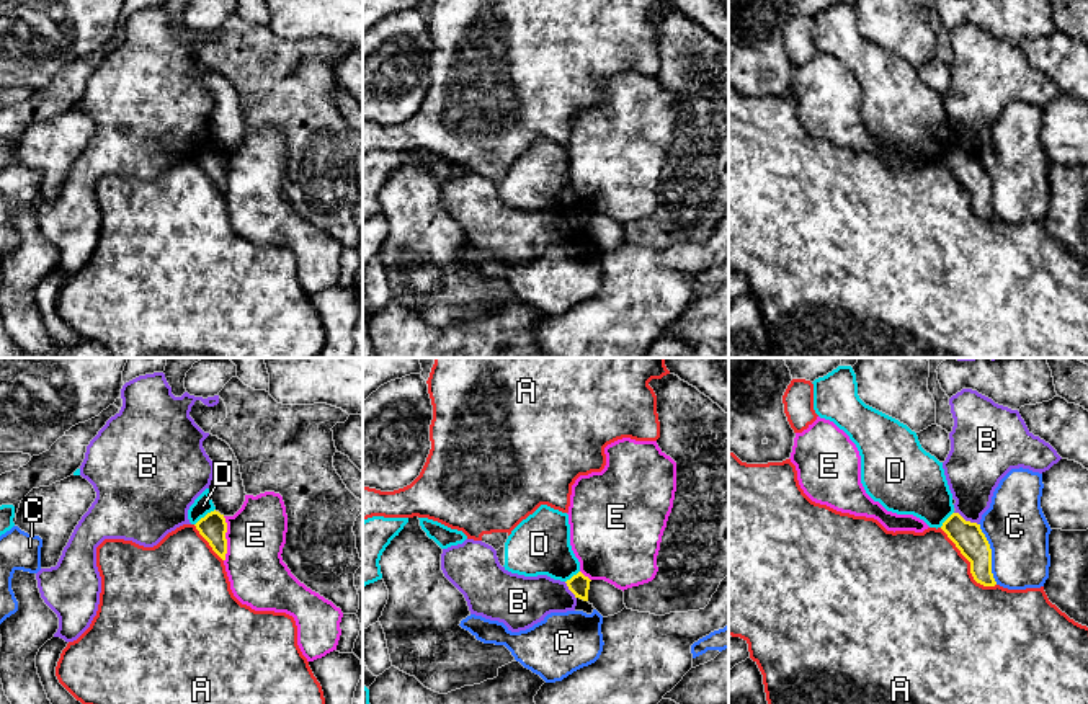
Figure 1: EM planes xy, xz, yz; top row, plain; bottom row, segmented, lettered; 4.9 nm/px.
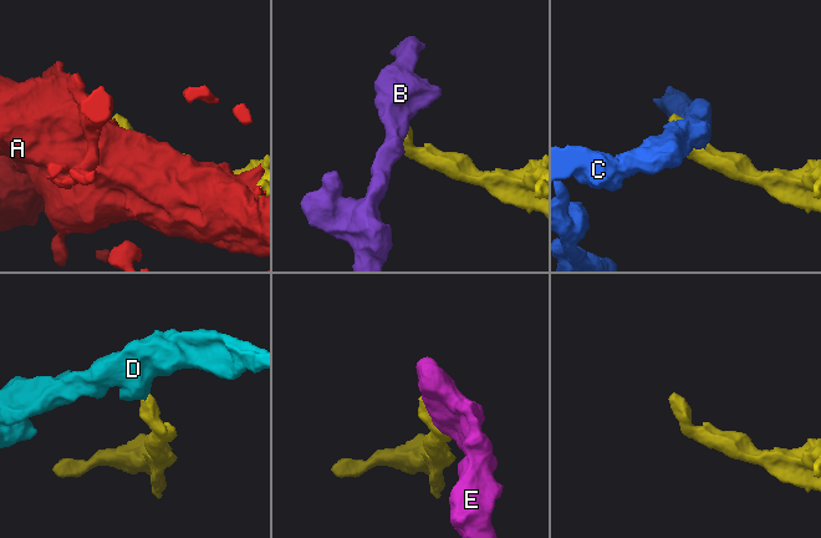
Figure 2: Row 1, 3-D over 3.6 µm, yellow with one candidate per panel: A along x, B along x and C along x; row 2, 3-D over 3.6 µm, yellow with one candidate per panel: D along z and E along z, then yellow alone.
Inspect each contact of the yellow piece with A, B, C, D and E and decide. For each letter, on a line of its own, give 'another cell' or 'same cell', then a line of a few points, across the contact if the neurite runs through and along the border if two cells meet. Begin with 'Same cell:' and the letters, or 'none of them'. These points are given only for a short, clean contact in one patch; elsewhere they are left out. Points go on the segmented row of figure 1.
Same cell: none of them
A: another cell
B: another cell; line yz (954, 512), (977, 525)
C: another cell
D: another cell; line xy (214, 508), (195, 525)
E: another cell

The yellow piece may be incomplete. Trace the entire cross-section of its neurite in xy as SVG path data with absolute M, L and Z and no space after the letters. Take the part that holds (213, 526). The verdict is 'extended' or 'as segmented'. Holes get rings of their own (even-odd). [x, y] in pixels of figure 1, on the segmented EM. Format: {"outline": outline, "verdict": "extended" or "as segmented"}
{"outline": "M214 510L214 511L207 513L204 518L201 518L194 526L199 531L199 534L209 542L212 550L222 560L225 560L225 554L227 554L227 539L225 539L227 523L225 523L224 515L221 515L219 511Z", "verdict": "as segmented"}

